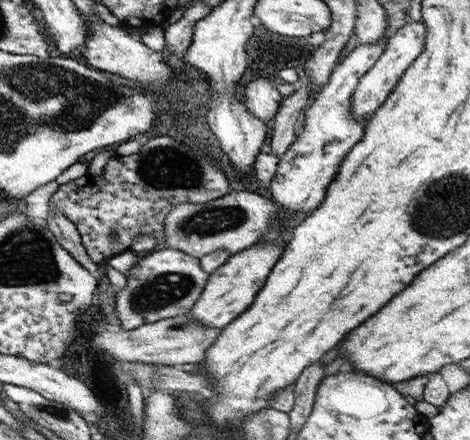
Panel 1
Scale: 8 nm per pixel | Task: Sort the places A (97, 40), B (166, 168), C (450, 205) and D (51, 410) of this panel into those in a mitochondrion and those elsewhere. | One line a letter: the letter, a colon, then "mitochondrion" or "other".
A: other
B: mitochondrion
C: mitochondrion
D: mitochondrion

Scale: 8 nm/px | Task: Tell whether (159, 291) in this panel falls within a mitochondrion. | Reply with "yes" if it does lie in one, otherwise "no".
yes

